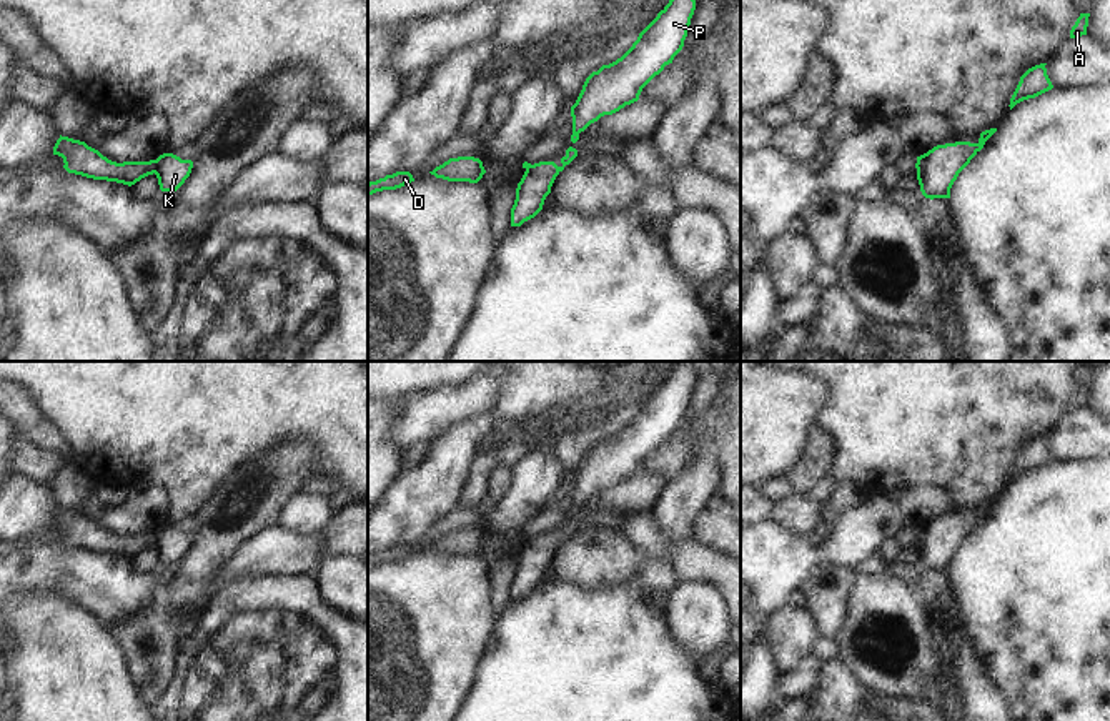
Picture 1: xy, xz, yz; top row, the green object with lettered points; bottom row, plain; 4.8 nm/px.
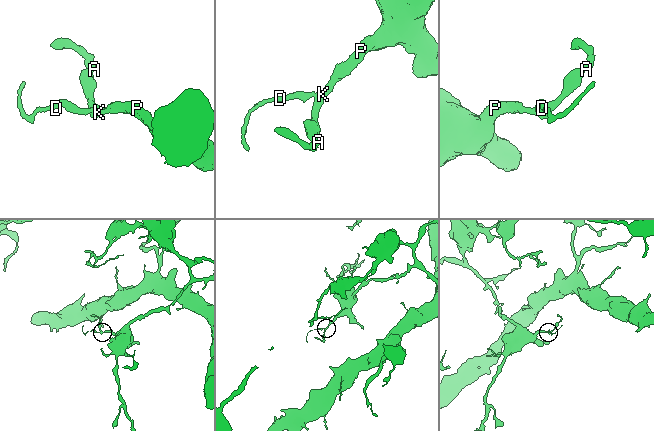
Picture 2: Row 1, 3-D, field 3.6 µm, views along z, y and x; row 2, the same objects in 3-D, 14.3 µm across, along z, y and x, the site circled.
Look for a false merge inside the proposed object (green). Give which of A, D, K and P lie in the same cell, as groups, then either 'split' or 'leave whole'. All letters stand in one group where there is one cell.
groups A K P / D; split

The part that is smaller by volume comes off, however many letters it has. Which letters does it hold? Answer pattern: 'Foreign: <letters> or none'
Foreign: D

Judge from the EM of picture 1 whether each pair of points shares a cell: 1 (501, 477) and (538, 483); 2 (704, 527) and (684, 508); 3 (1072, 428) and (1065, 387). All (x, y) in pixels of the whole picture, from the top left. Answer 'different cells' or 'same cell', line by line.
1: different cells
2: different cells
3: different cells

